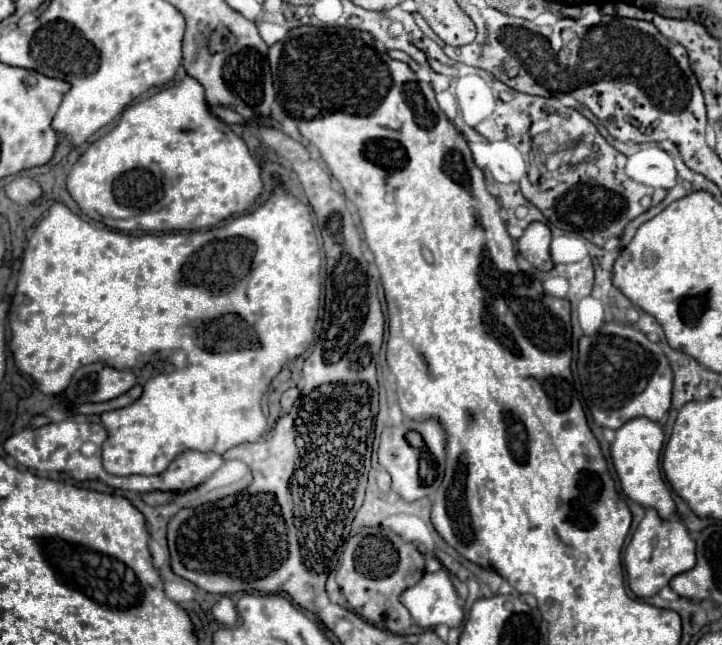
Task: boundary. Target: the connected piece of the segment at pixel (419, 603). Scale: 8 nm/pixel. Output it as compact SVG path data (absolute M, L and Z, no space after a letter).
M443 568L433 574L427 572L415 586L405 588L399 602L421 628L433 628L439 624L457 628L463 622L463 608L457 604L457 592L449 572Z

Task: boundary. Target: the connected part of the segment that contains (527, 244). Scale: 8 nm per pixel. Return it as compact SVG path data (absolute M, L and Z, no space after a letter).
M531 222L517 242L521 256L543 272L549 272L553 268L549 244L551 244L551 230L543 222Z

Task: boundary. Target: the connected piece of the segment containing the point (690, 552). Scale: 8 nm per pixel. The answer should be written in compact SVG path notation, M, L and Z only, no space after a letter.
M649 508L625 550L625 568L631 592L637 598L655 596L675 574L687 572L693 566L695 566L695 542L691 540L685 524L679 518L661 520L657 516L657 510Z

